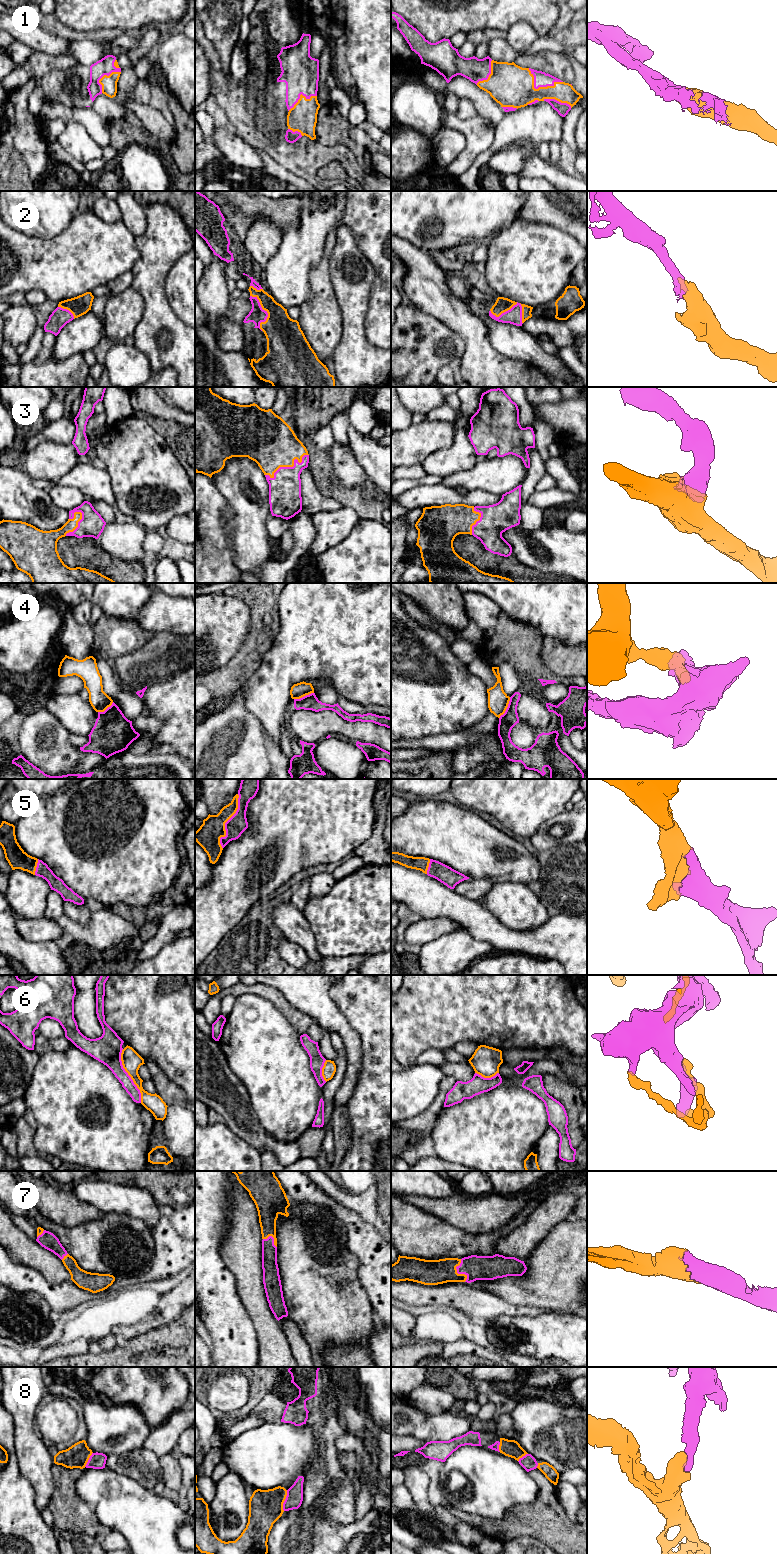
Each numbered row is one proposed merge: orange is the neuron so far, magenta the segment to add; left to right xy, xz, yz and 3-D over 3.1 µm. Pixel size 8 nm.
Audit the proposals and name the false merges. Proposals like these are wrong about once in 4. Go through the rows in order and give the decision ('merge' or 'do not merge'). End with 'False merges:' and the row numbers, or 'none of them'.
1: merge
2: merge
3: merge
4: do not merge
5: merge
6: do not merge
7: merge
8: merge
False merges: 4, 6

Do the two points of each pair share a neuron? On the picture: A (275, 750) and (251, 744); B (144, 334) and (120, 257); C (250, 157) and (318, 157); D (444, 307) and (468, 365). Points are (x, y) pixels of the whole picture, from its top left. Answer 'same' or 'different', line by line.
A: different
B: different
C: different
D: same

